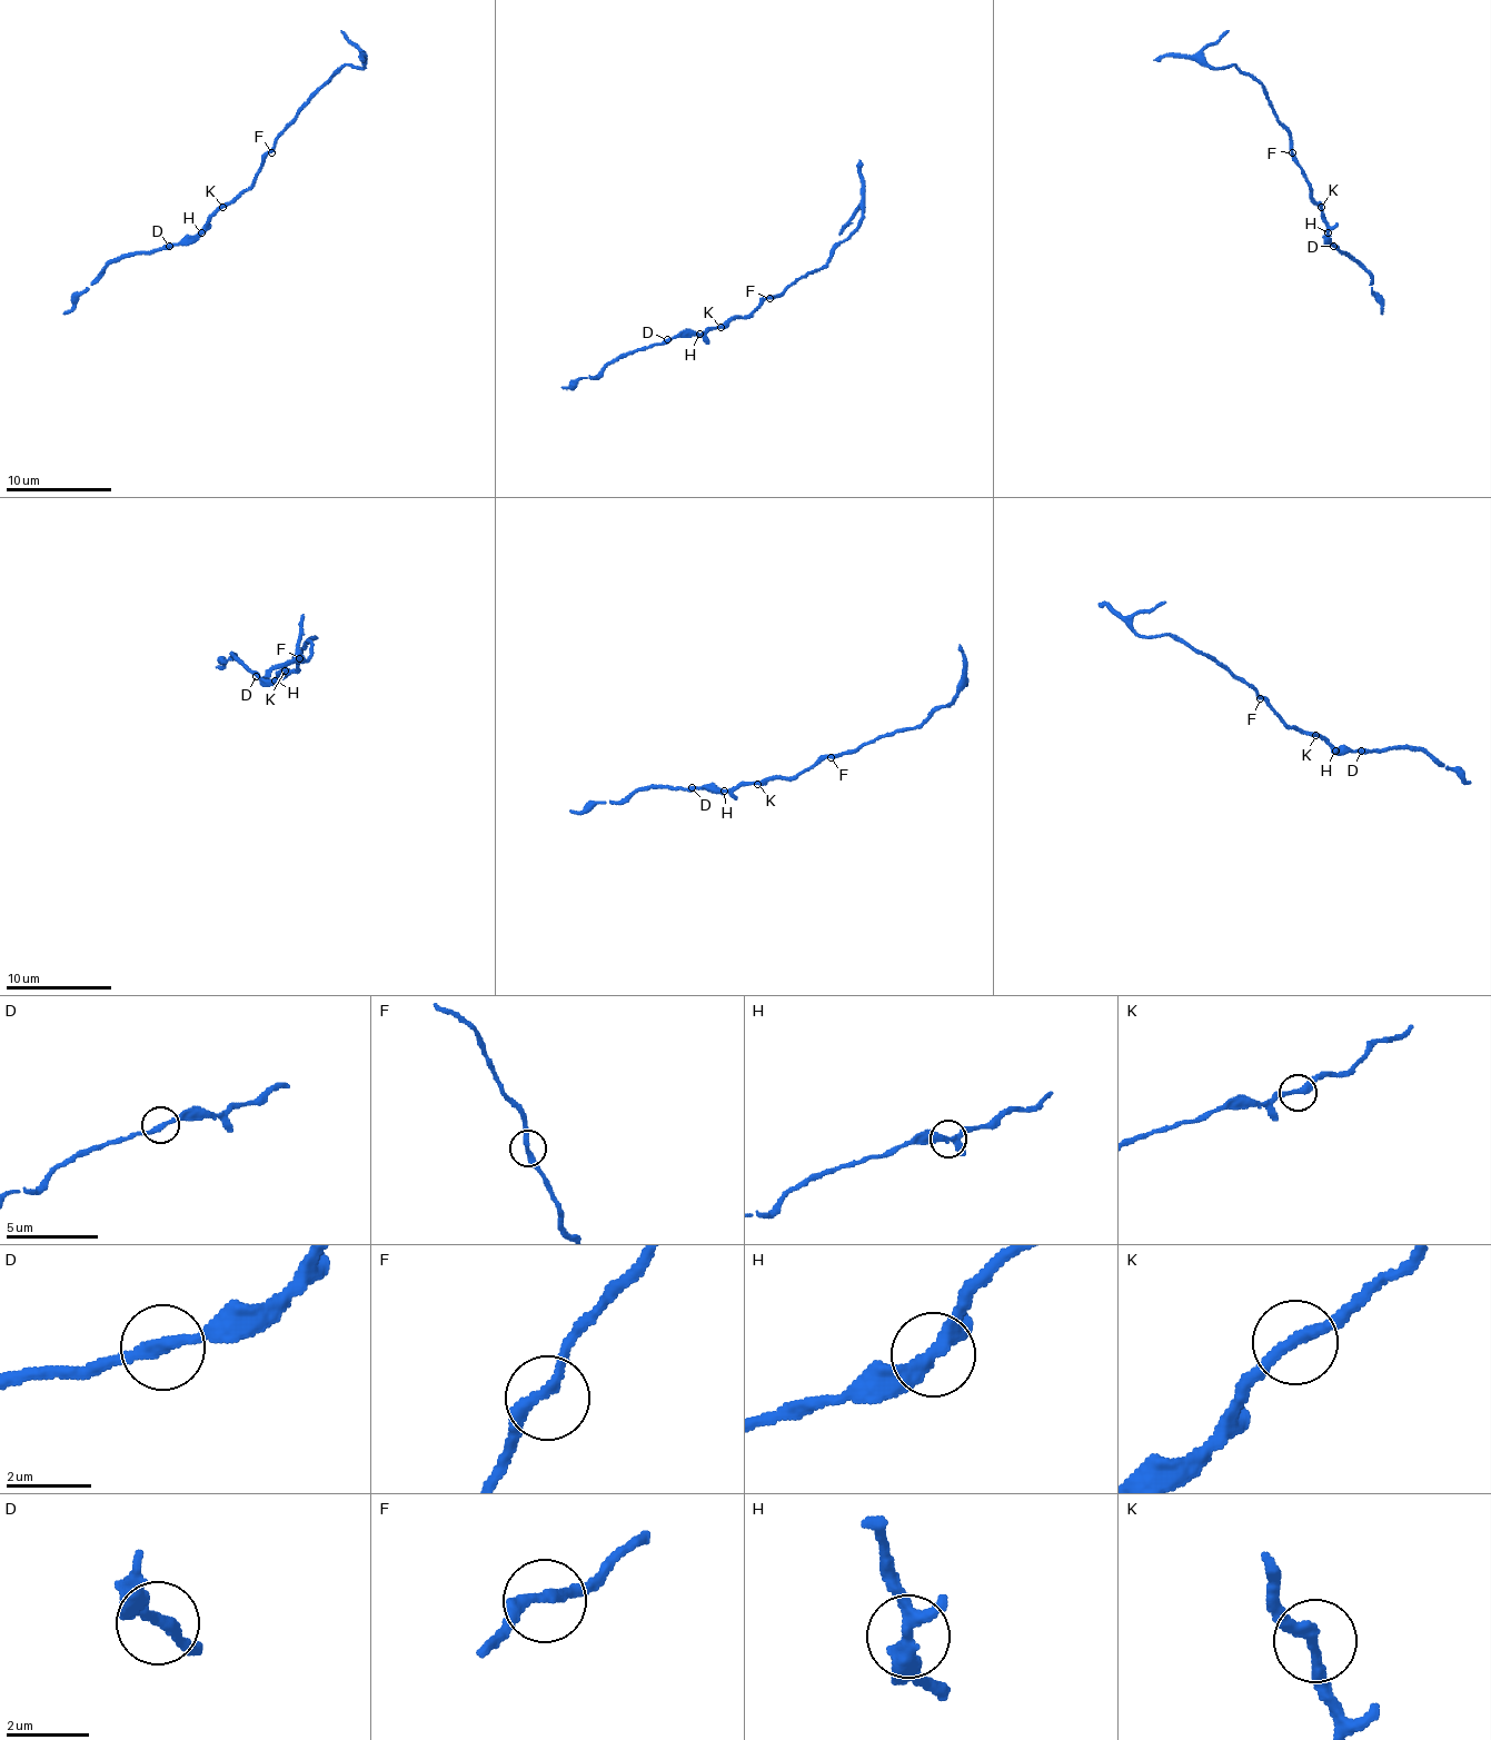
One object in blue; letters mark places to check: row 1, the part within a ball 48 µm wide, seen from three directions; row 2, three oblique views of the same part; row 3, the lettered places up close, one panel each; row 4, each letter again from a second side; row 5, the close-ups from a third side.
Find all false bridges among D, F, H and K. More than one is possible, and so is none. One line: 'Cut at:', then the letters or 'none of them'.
Cut at: none of them

